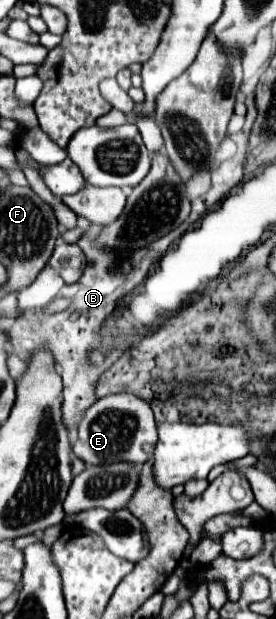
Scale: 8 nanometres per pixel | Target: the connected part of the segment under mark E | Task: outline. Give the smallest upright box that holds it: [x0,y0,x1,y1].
[71,394,157,466]

